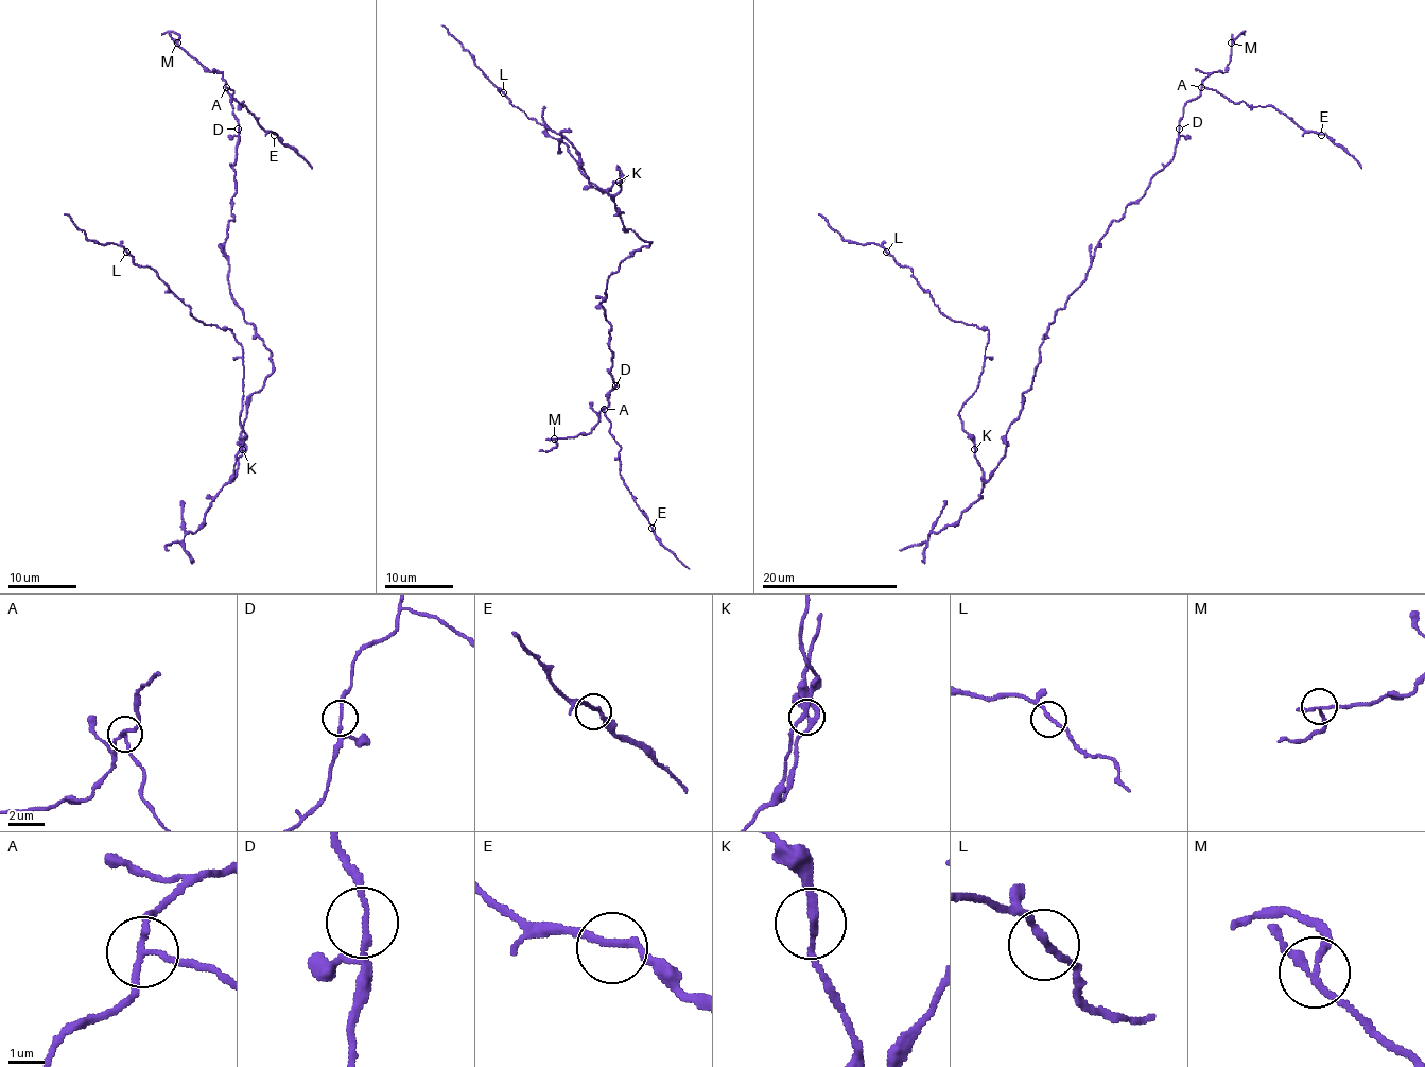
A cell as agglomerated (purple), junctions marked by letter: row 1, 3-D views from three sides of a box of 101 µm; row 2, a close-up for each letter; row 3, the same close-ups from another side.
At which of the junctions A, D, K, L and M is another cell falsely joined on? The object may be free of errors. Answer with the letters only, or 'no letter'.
A

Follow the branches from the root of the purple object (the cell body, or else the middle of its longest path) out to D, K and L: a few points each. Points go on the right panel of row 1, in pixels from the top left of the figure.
D: (1036, 373), (1039, 347), (1054, 315), (1084, 279), (1109, 225), (1144, 194), (1174, 157), (1178, 127)
K: (1036, 373), (1032, 384), (1022, 393), (1020, 415), (1006, 432), (1005, 454), (986, 480), (974, 449)
L: (1036, 373), (986, 480), (959, 410), (977, 386), (988, 332), (949, 319), (886, 252)

